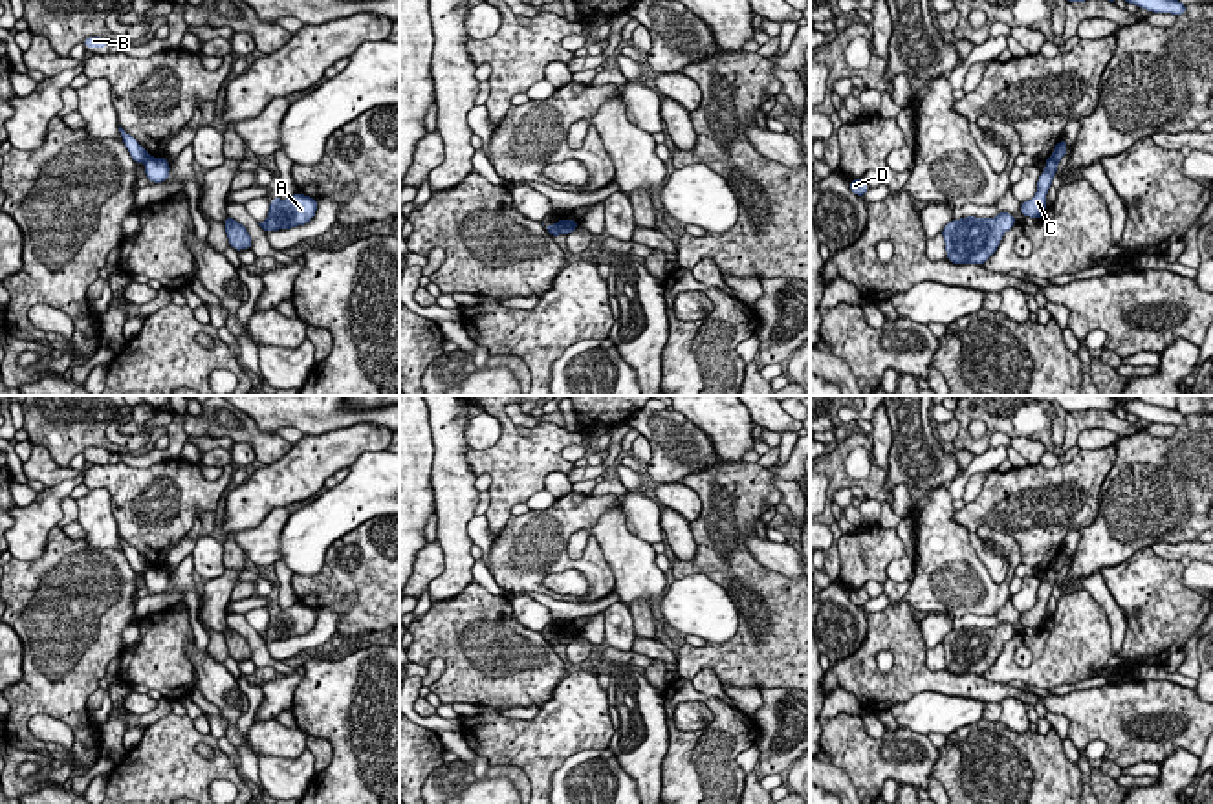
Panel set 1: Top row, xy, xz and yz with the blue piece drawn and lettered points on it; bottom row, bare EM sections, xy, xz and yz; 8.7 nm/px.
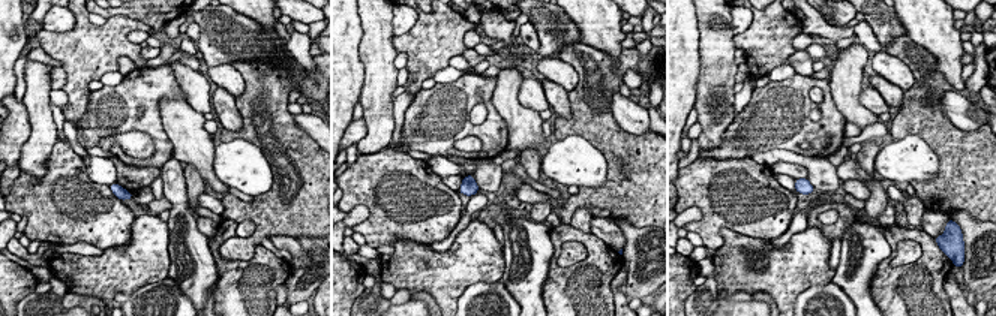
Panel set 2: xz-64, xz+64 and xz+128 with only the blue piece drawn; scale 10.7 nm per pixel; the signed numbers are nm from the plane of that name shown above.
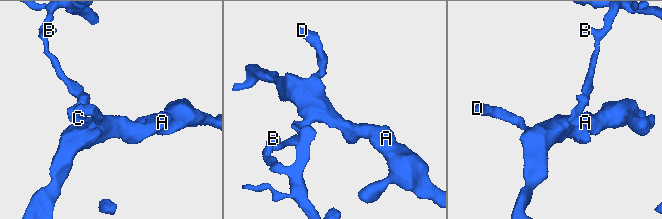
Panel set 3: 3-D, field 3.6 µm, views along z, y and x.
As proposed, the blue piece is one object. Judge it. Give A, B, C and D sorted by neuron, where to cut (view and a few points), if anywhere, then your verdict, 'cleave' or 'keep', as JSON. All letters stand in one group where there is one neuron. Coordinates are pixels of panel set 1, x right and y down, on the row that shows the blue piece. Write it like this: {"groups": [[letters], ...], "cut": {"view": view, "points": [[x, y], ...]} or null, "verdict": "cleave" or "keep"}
{"groups": [["A", "C", "D"], ["B"]], "cut": {"view": "yz", "points": [[1050, 156], [1058, 163]]}, "verdict": "cleave"}

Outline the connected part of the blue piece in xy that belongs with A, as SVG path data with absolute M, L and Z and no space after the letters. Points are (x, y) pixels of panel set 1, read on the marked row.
M297 192L286 200L273 198L268 218L258 225L264 233L277 229L284 231L311 222L315 212L317 200Z

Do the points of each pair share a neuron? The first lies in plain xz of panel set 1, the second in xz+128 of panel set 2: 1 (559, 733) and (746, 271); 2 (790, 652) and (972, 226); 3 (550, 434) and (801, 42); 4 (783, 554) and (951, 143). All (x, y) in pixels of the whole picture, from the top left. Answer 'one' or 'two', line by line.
1: one
2: two
3: two
4: two

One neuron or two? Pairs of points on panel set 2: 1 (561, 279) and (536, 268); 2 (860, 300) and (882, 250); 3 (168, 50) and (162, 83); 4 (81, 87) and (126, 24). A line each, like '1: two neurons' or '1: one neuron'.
1: two neurons
2: one neuron
3: two neurons
4: one neuron

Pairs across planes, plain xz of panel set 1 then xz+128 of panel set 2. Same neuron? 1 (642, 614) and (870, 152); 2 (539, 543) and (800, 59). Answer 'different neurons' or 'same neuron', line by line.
1: same neuron
2: different neurons

